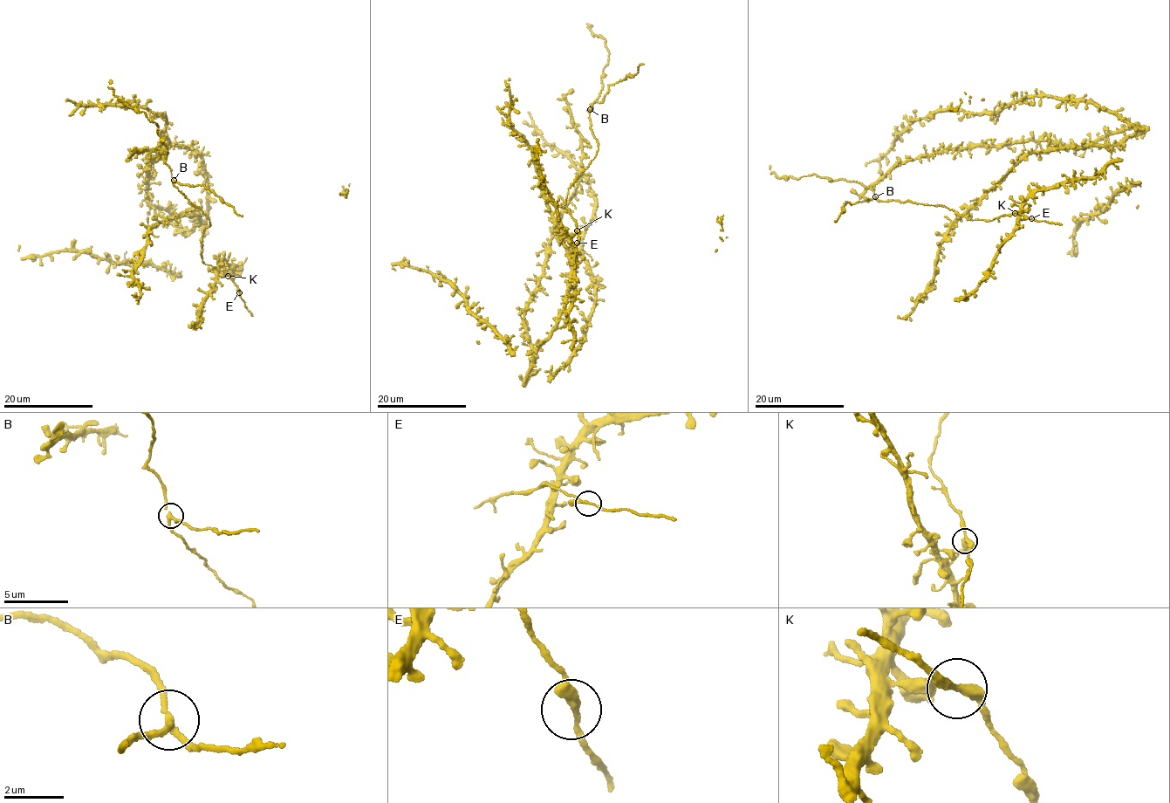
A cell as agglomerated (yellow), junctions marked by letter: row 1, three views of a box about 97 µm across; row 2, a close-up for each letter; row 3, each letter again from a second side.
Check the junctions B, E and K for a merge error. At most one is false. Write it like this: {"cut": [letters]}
{"cut": ["B"]}

